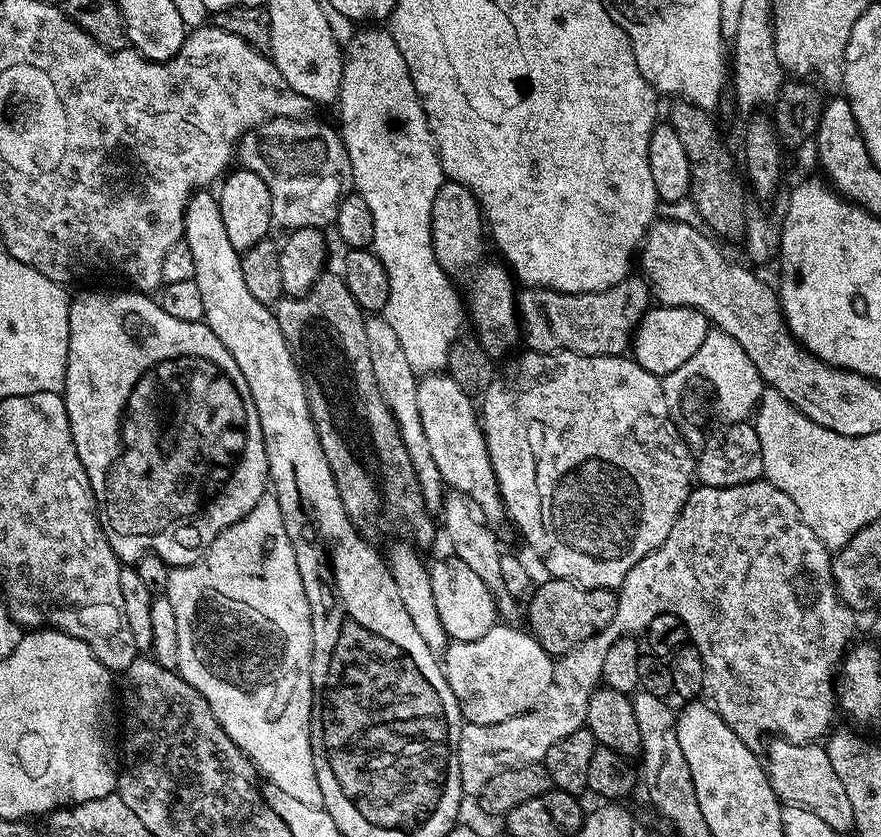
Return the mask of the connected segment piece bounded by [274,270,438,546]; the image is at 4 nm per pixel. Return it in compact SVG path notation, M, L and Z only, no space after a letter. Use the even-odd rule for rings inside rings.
M331 270L325 271L314 282L313 288L306 295L300 297L284 296L275 304L274 311L278 326L282 330L282 338L286 338L286 346L300 371L300 377L306 390L306 402L310 406L310 418L314 418L314 430L318 430L318 442L322 442L326 462L330 462L334 482L338 486L338 494L342 498L342 506L346 506L346 514L352 519L352 523L361 530L376 528L379 524L388 524L392 531L400 532L396 534L403 534L409 541L415 542L417 545L425 546L424 544L430 543L435 536L438 536L438 524L437 521L436 524L432 521L435 520L433 513L429 512L428 507L424 505L424 499L420 493L418 474L414 474L414 462L410 462L410 454L402 442L398 422L394 418L394 414L390 414L390 406L386 406L386 402L382 398L382 390L378 390L378 382L374 382L374 366L370 363L370 346L366 342L366 326L364 325L366 313L363 308L358 306L358 302L354 302L354 294L350 294L343 275L336 273L335 276Z

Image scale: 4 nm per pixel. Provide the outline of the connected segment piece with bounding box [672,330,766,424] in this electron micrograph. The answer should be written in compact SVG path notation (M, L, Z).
M719 330L709 331L706 342L698 346L698 354L690 358L690 362L682 362L684 372L672 372L672 380L684 380L684 376L708 376L716 388L720 388L720 408L724 408L724 422L739 424L747 421L756 411L766 387L760 379L758 370L750 358L746 358L746 350L730 338L730 334Z

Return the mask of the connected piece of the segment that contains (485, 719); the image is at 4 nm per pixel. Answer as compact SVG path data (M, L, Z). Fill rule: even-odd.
M498 622L482 638L474 638L474 642L457 640L449 643L442 653L444 677L454 690L454 698L460 707L461 717L469 724L493 724L506 722L506 718L514 718L523 712L529 712L539 704L540 699L552 685L553 657L523 627L513 626L508 622Z

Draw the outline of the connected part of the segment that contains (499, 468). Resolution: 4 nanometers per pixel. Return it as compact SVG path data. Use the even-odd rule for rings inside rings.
M524 350L513 360L505 359L493 375L490 386L482 393L484 409L478 412L478 419L484 431L484 442L490 456L492 469L500 487L500 497L504 499L507 519L516 523L524 540L540 555L549 577L569 580L580 588L619 589L620 583L630 574L632 567L646 558L670 534L674 522L680 516L684 503L694 487L694 452L688 449L689 441L676 428L668 415L666 397L663 394L661 377L642 370L638 362L623 356L587 356L577 352L534 352Z

